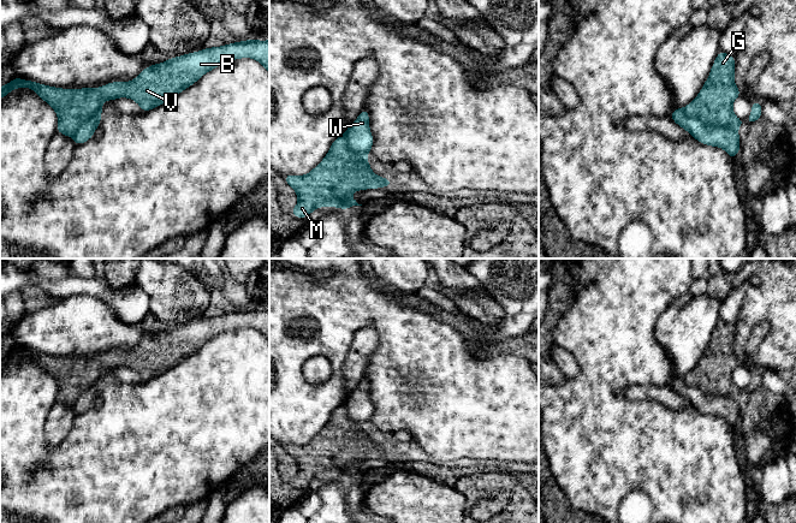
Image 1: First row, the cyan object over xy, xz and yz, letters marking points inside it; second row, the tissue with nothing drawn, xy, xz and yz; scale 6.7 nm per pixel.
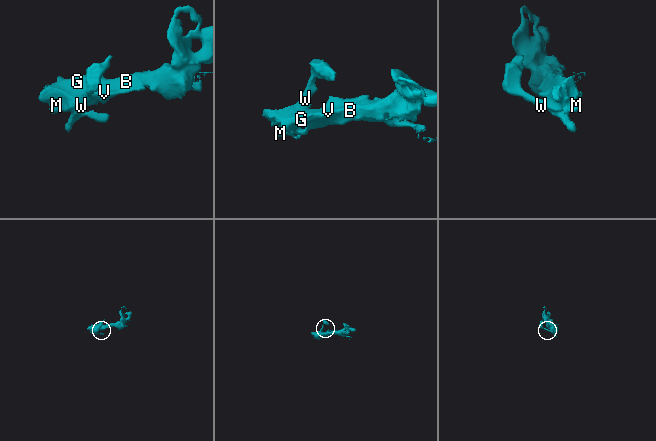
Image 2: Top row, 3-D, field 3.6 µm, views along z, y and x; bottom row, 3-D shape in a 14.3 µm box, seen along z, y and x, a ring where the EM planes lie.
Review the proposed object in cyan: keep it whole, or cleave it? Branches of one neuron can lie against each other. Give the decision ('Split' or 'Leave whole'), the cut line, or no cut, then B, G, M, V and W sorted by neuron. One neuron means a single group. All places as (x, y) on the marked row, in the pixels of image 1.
Split. Split along yz (682, 108), (705, 124), (736, 129). Groups: B G M V / W

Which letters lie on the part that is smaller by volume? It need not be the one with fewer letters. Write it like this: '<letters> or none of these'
W

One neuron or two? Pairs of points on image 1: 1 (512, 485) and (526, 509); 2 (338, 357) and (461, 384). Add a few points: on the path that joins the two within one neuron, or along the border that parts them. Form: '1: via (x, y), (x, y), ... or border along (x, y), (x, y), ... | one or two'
1: via (517, 491), (521, 503) | one
2: via (356, 322), (362, 316), (394, 318), (426, 349) | one

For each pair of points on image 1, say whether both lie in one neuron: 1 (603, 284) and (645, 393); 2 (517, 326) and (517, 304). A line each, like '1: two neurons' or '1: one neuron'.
1: two neurons
2: one neuron

